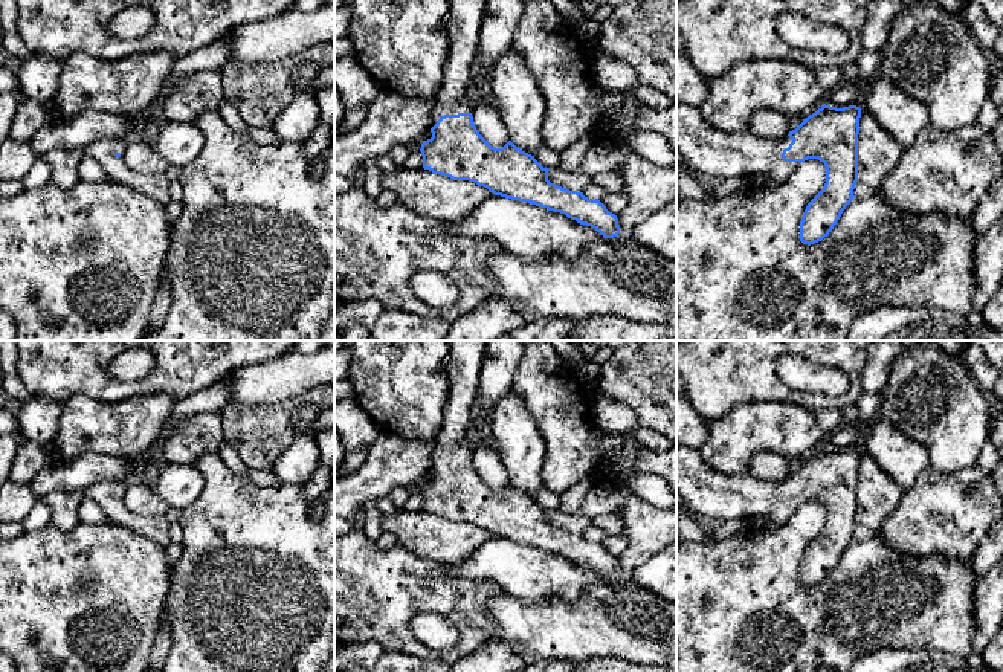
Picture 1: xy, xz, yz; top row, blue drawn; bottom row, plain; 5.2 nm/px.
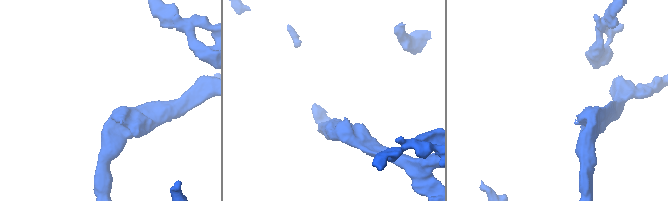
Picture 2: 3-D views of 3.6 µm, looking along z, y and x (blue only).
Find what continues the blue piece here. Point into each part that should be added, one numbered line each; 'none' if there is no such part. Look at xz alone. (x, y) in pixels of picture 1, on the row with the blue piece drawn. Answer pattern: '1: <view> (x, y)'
1: xz (466, 17)

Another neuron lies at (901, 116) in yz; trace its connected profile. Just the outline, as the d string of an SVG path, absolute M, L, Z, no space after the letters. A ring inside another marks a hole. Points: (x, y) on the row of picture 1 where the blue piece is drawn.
M878 73L870 81L870 92L863 108L895 137L902 147L910 147L919 131L928 125L927 105L910 98L884 75Z

